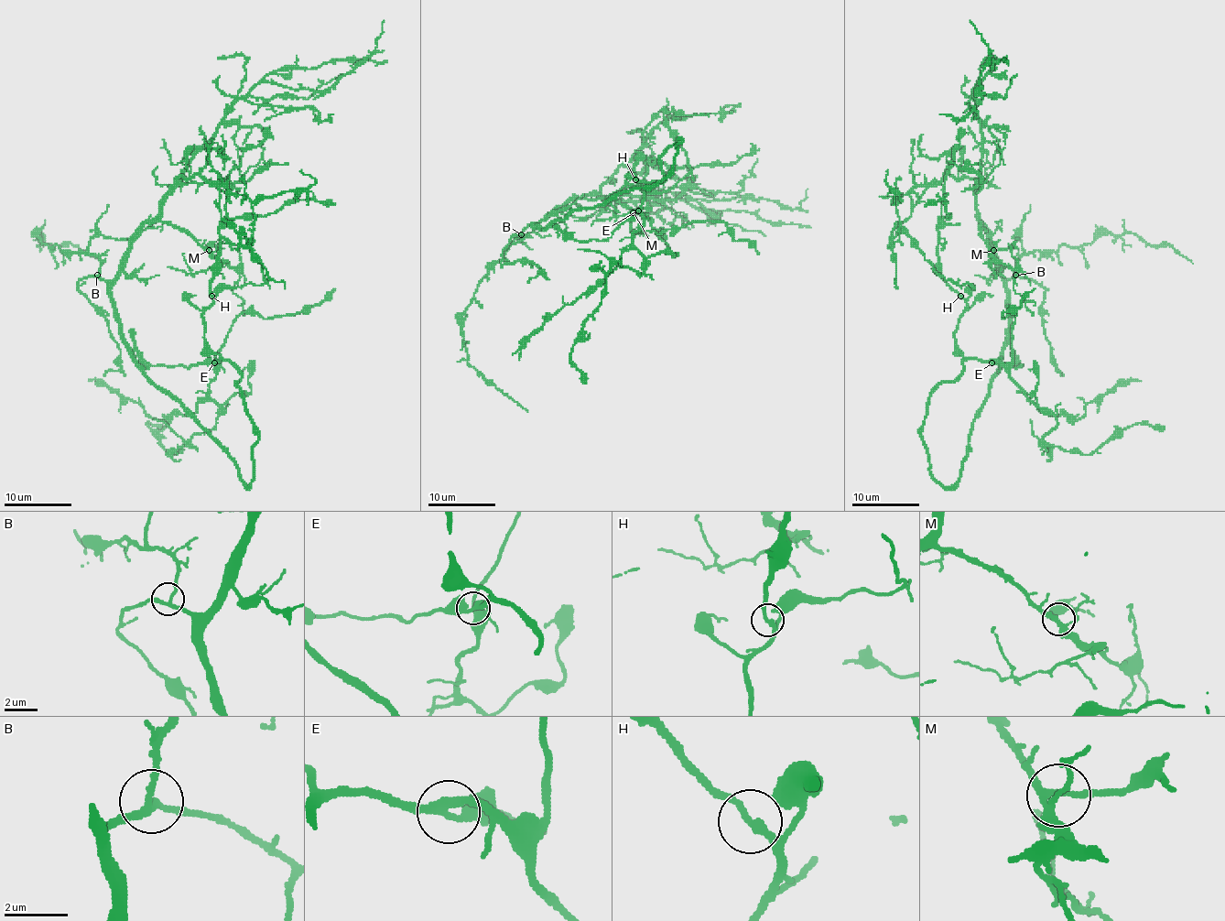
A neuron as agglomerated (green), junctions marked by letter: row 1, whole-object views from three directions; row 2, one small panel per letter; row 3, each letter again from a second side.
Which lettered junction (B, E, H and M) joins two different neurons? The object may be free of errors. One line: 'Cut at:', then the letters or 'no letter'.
Cut at: no letter

